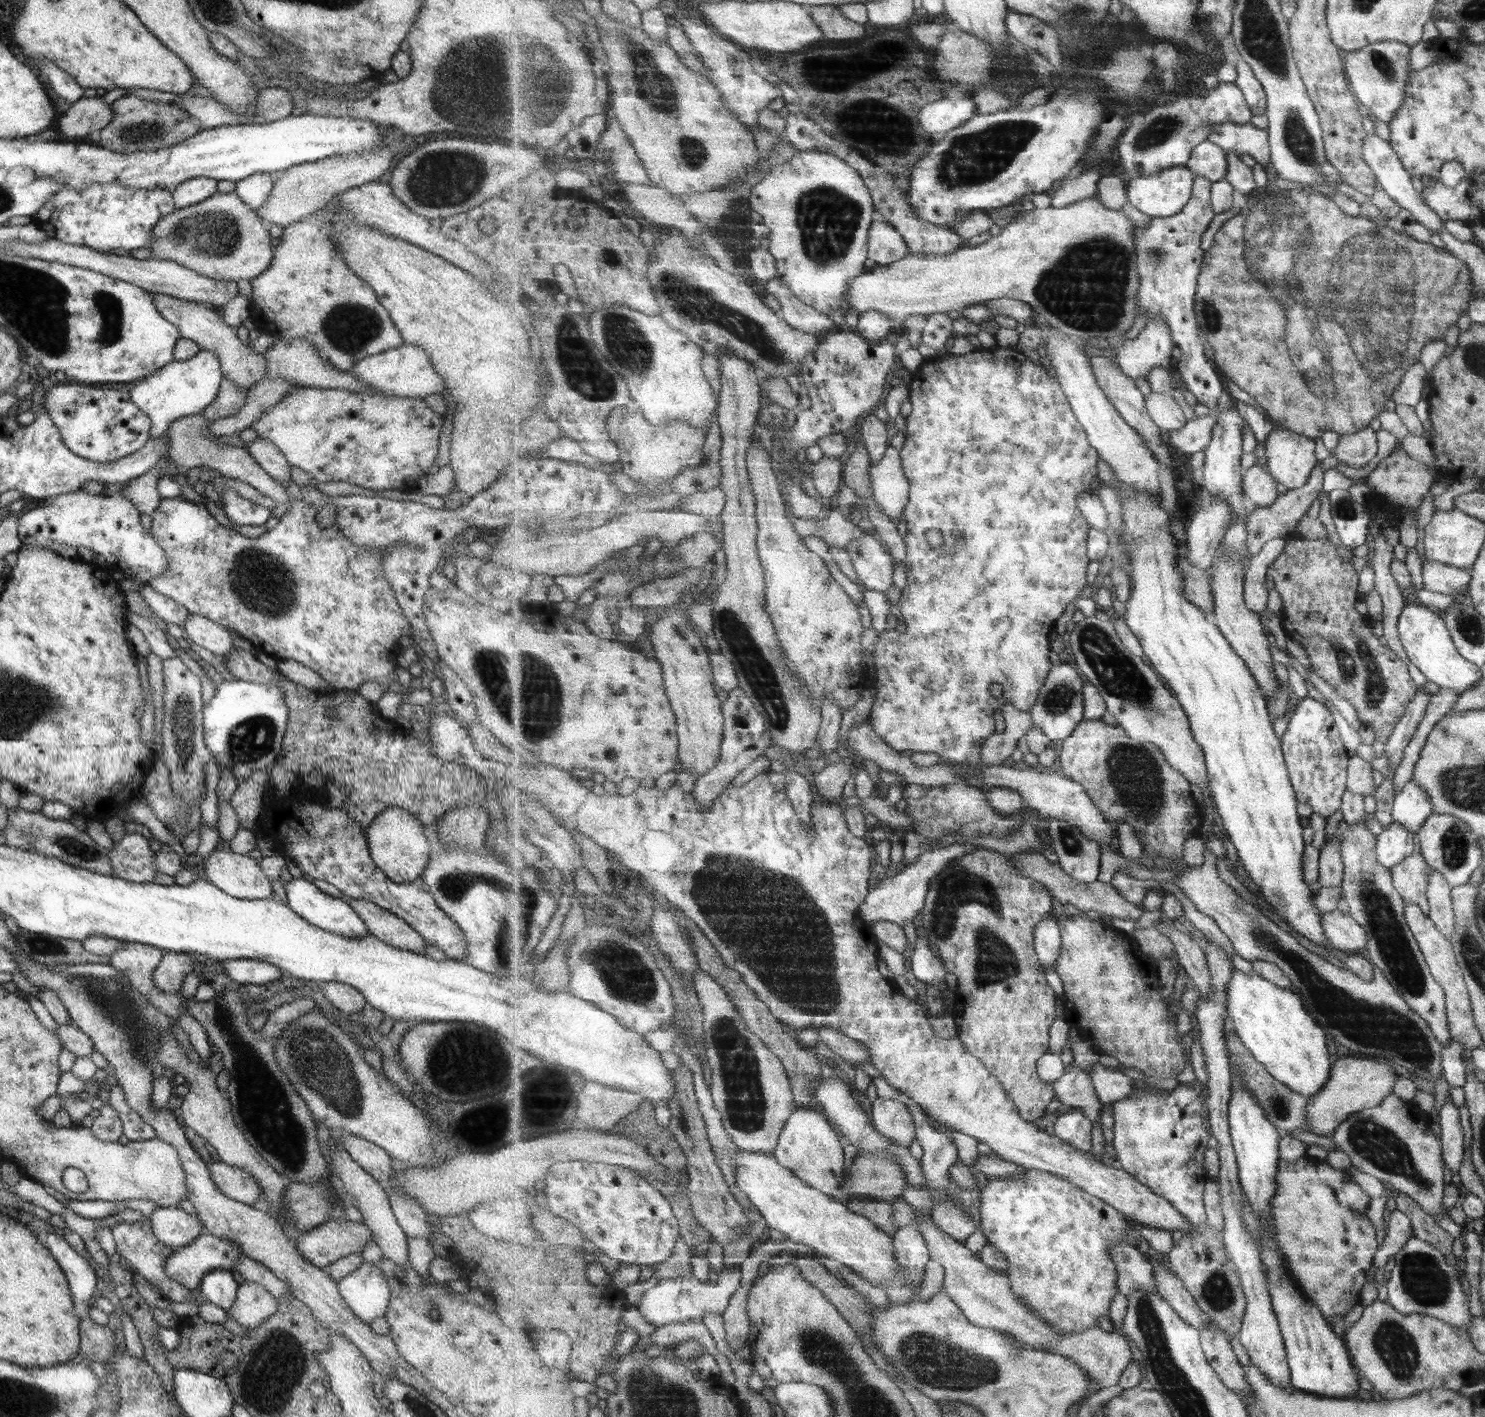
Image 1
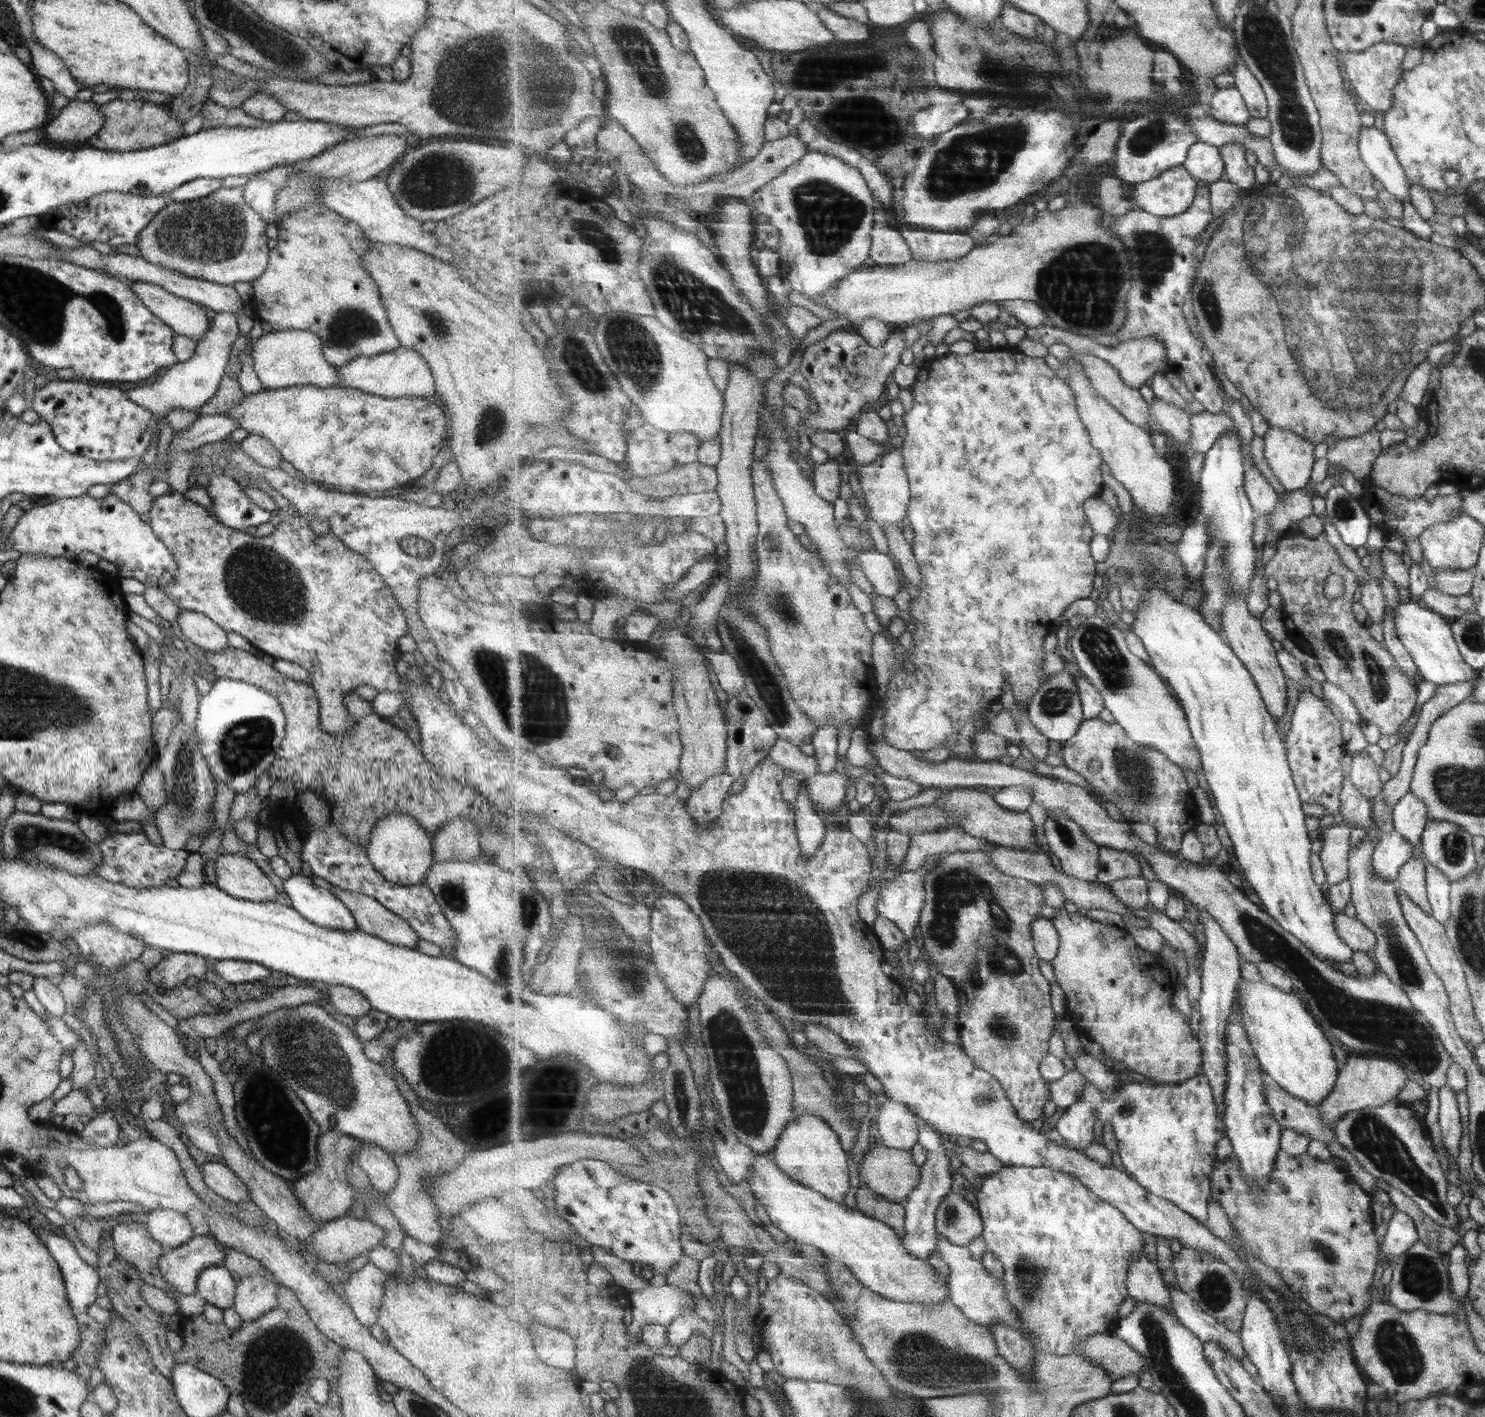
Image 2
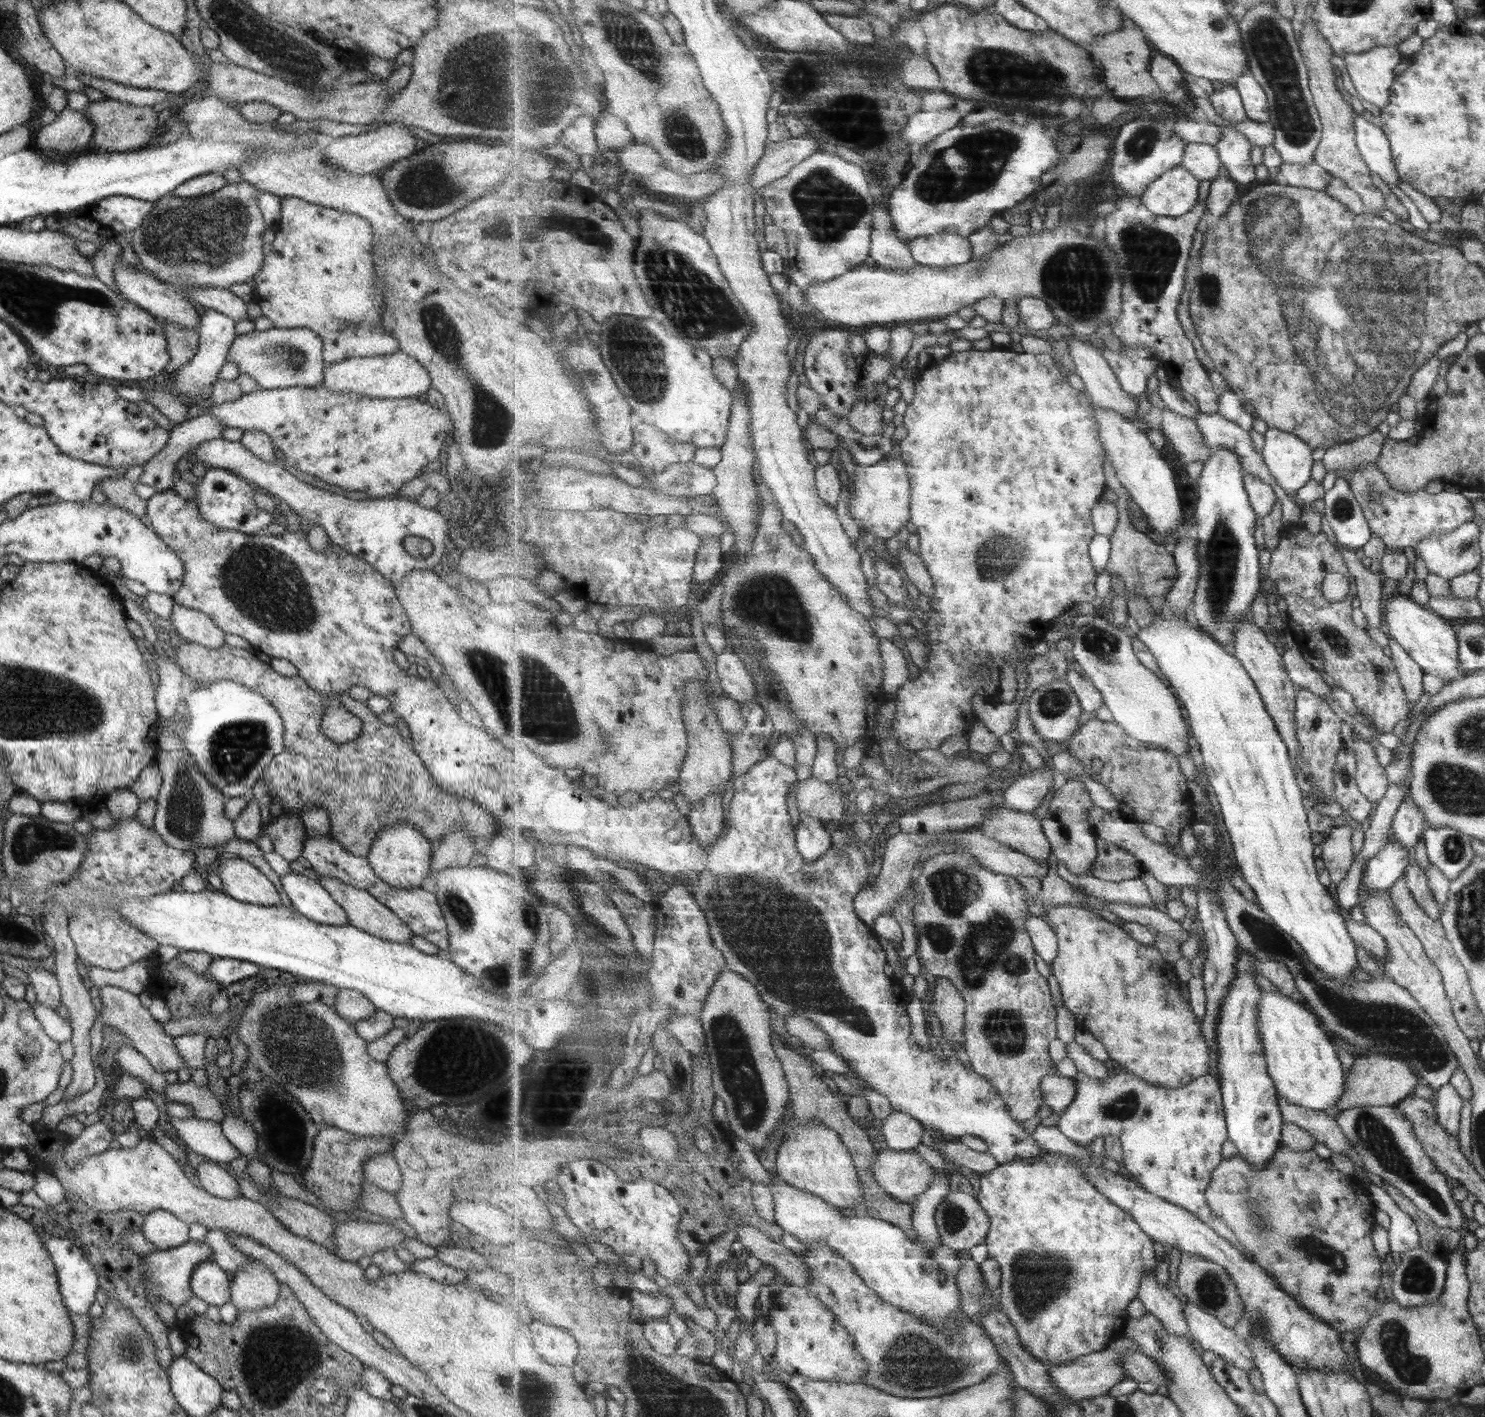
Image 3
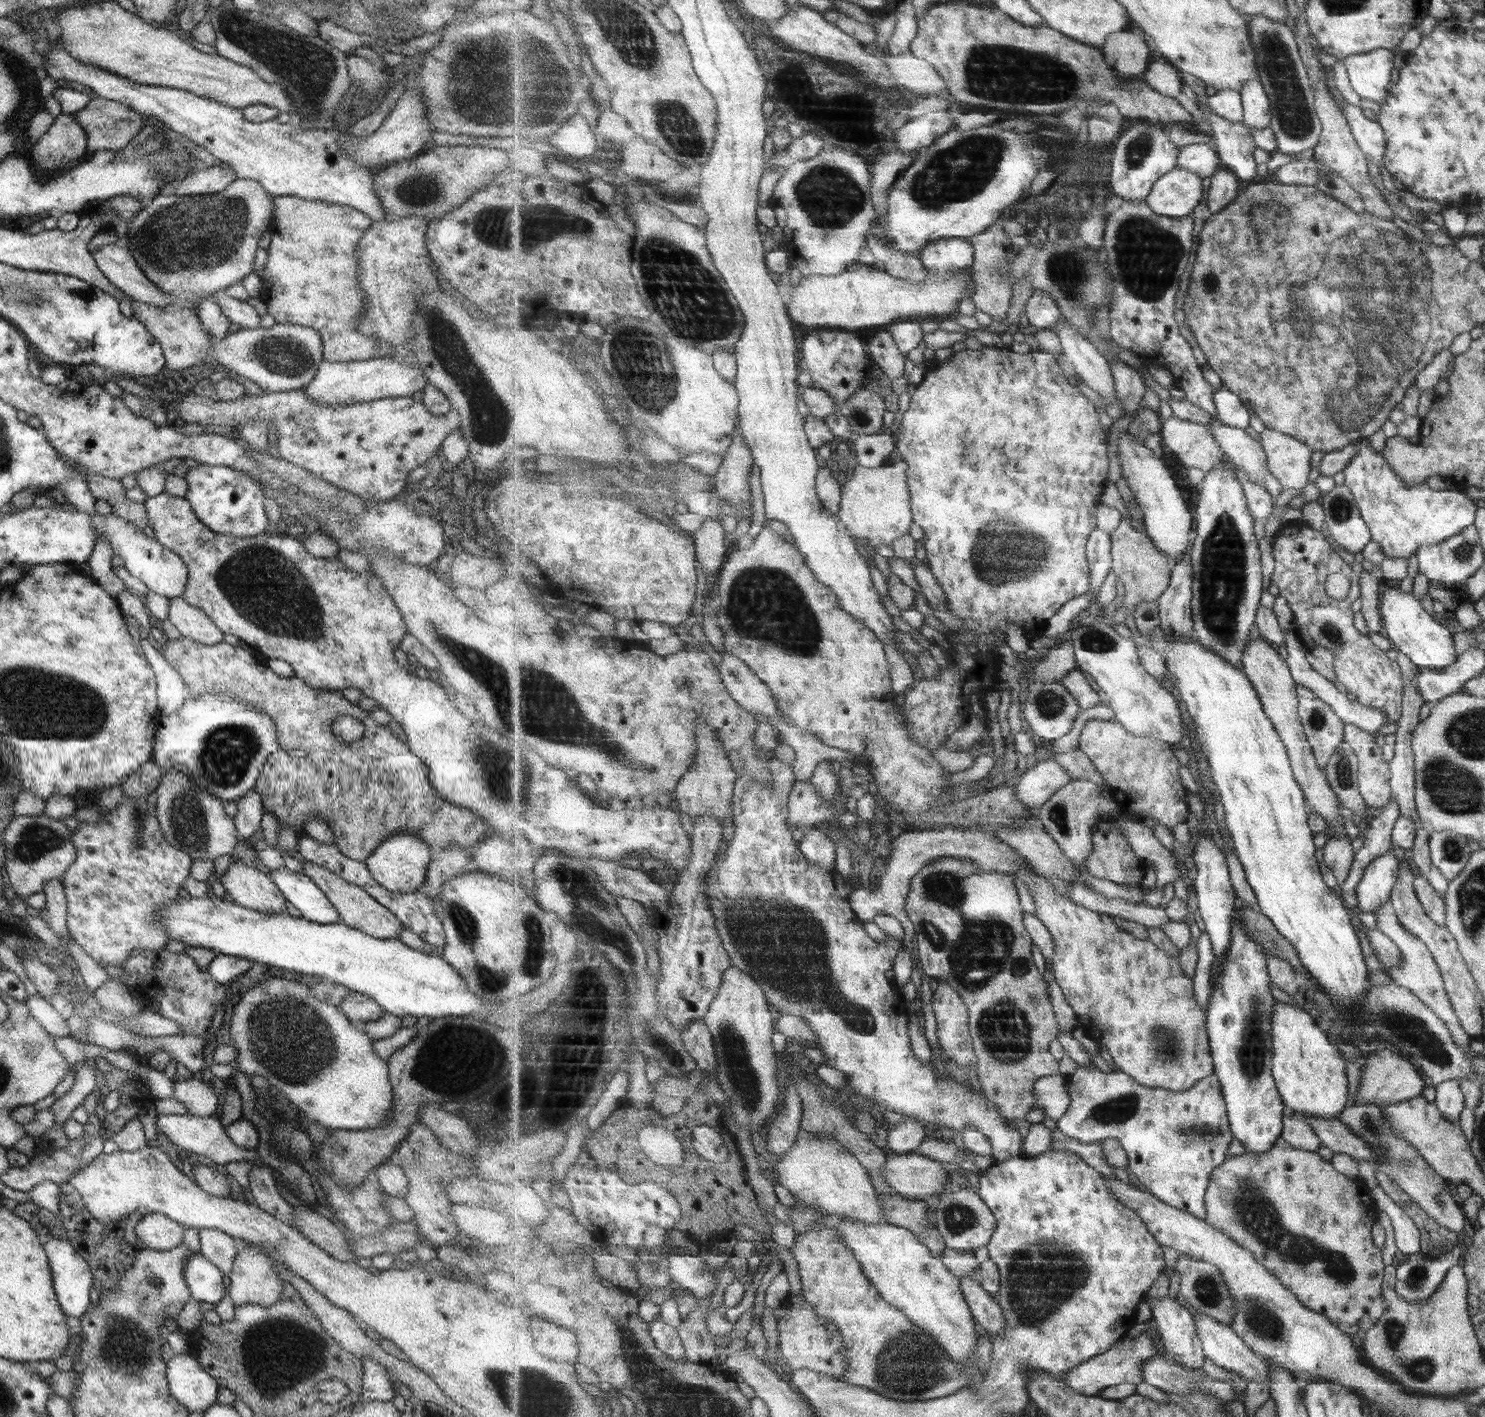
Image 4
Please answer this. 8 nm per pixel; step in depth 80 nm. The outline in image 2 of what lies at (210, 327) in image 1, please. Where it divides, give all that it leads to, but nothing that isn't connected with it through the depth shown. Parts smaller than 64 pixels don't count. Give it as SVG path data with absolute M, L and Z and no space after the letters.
M119 279L123 282L127 282L130 291L136 294L141 304L145 305L145 308L156 316L161 322L164 322L173 333L179 336L185 336L191 338L196 343L207 334L209 330L208 320L210 319L210 313L198 304L189 302L187 299L175 296L167 290L161 287L153 286L151 284L145 284L145 282L129 282L129 280Z

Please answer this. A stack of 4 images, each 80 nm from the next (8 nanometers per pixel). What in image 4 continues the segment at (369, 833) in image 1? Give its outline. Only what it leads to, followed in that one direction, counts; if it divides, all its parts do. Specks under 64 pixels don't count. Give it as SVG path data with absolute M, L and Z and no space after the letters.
M397 833L386 838L365 860L369 876L389 892L409 894L421 889L424 884L432 849L413 834Z

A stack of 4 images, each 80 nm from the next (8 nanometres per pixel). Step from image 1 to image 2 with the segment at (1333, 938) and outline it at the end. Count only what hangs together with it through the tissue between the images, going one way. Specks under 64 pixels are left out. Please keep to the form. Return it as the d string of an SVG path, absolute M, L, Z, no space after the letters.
M1334 913L1334 929L1342 941L1353 951L1370 953L1376 943L1375 935L1355 917Z

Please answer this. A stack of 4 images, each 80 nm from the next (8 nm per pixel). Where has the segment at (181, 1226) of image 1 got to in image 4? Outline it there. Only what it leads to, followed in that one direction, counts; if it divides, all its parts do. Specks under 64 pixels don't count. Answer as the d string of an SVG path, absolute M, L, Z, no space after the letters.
M159 1213L142 1217L135 1226L135 1237L140 1248L163 1251L182 1244L184 1228L179 1224Z

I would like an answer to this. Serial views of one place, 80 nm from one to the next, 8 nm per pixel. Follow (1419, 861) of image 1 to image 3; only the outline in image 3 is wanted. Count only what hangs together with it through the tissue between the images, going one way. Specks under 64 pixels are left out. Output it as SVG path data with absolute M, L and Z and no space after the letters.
M1409 864L1404 868L1405 884L1413 900L1422 908L1422 911L1433 920L1438 919L1440 910L1436 900L1426 883L1426 876L1418 864Z

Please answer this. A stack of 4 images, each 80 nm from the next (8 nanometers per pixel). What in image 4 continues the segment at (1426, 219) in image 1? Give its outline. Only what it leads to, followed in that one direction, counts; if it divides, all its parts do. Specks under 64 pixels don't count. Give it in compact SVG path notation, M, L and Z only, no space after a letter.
M1346 103L1340 109L1343 110L1345 122L1348 123L1357 146L1360 147L1366 158L1379 169L1385 146L1382 128L1376 122L1367 119L1359 107Z

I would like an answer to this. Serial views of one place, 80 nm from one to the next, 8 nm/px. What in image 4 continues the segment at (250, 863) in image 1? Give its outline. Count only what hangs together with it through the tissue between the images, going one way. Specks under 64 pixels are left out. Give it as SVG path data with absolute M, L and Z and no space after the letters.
M231 862L220 883L233 902L243 908L267 914L281 914L285 911L282 892L258 869Z

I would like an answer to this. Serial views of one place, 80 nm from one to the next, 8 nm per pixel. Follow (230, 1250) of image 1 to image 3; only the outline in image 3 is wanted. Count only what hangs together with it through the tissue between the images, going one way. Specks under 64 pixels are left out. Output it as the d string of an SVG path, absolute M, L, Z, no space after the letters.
M186 1241L173 1248L157 1249L156 1251L151 1251L149 1254L146 1254L142 1260L140 1278L147 1302L151 1304L153 1299L160 1299L163 1302L169 1303L171 1308L177 1311L177 1308L187 1303L187 1300L189 1300L193 1294L188 1286L191 1269L197 1262L207 1259L212 1260L212 1258L210 1258L210 1250L203 1242Z

